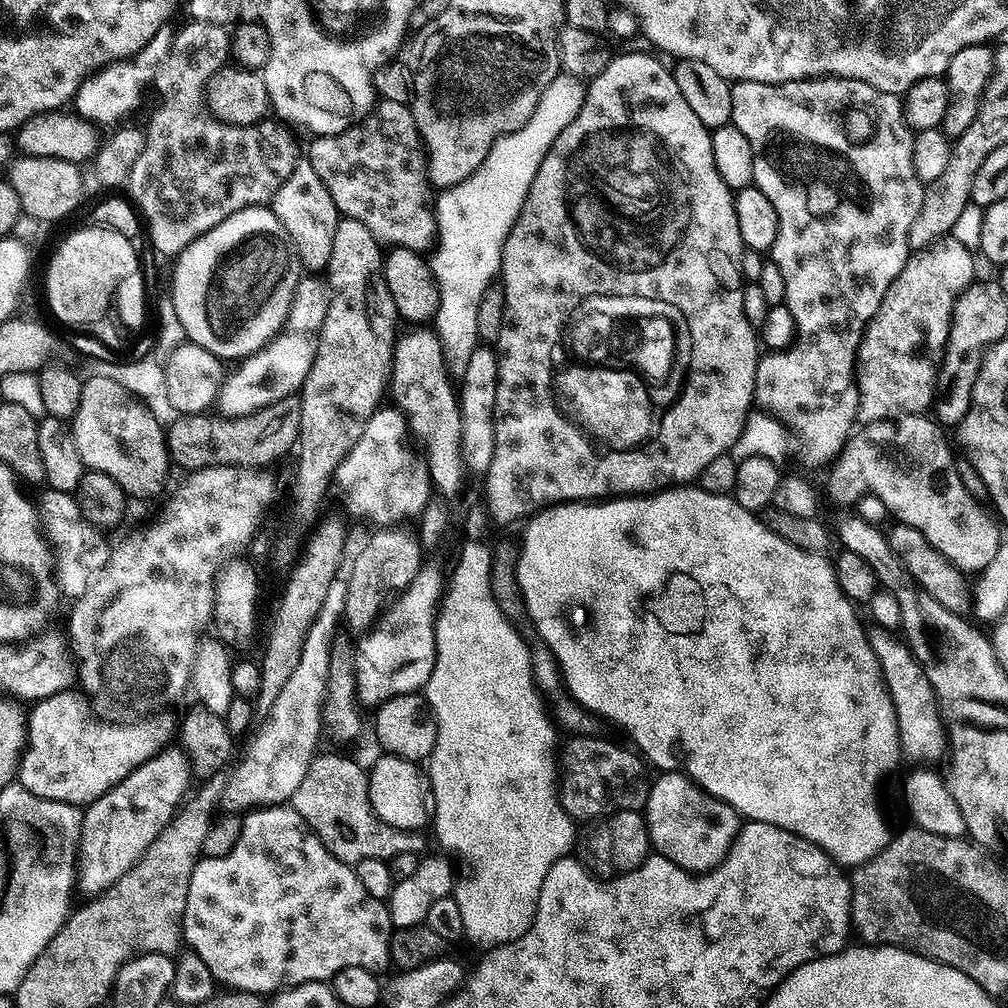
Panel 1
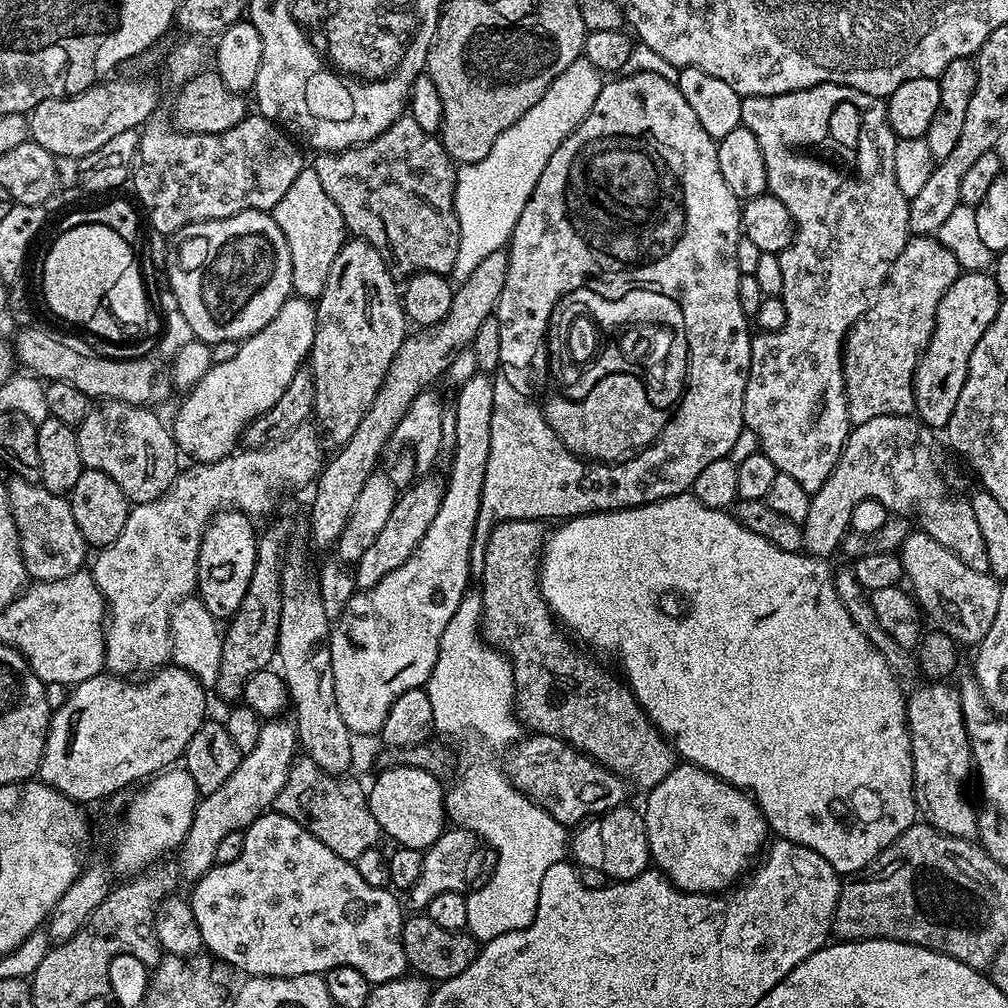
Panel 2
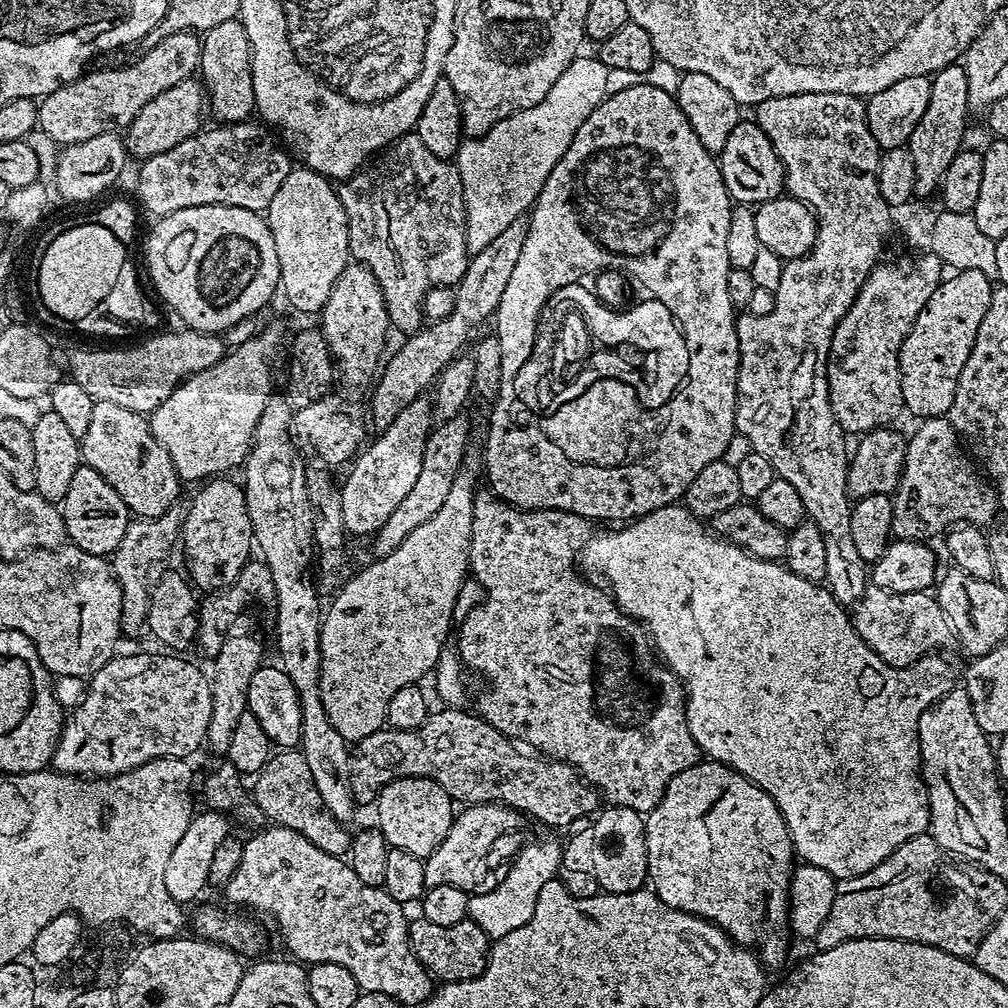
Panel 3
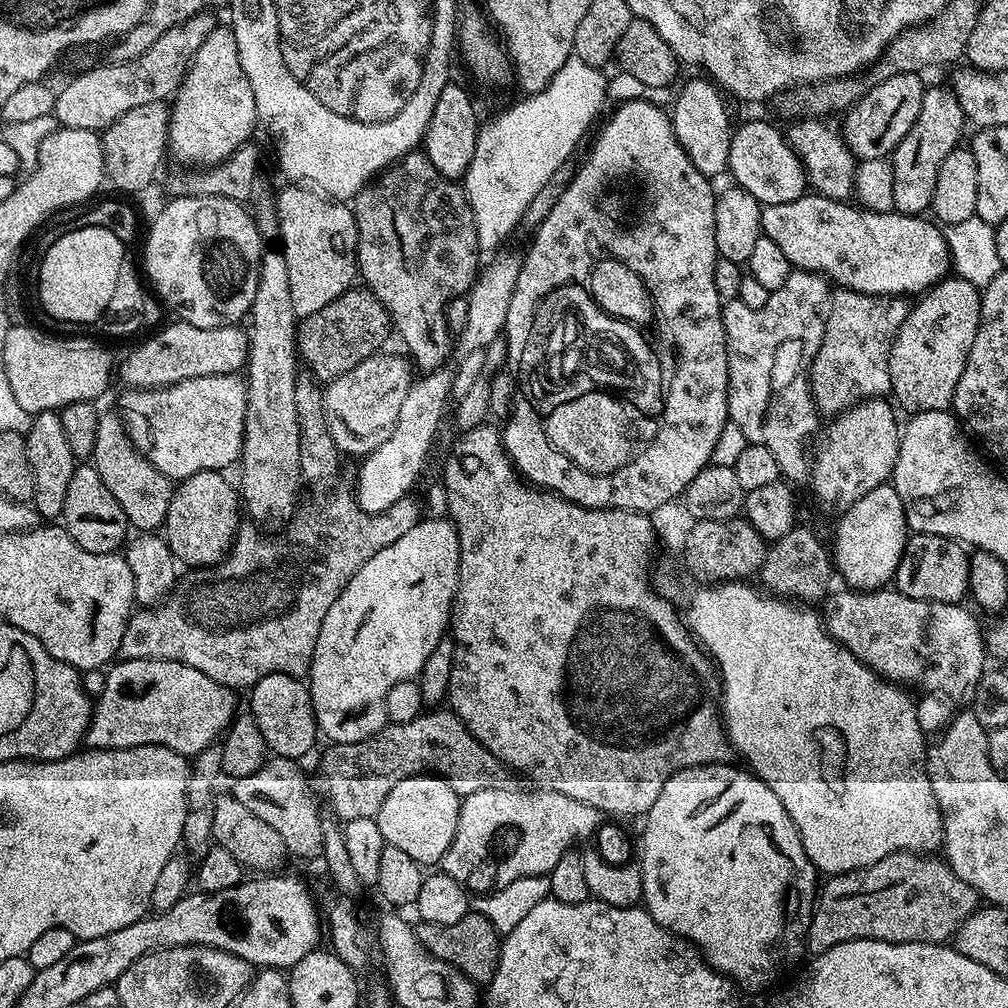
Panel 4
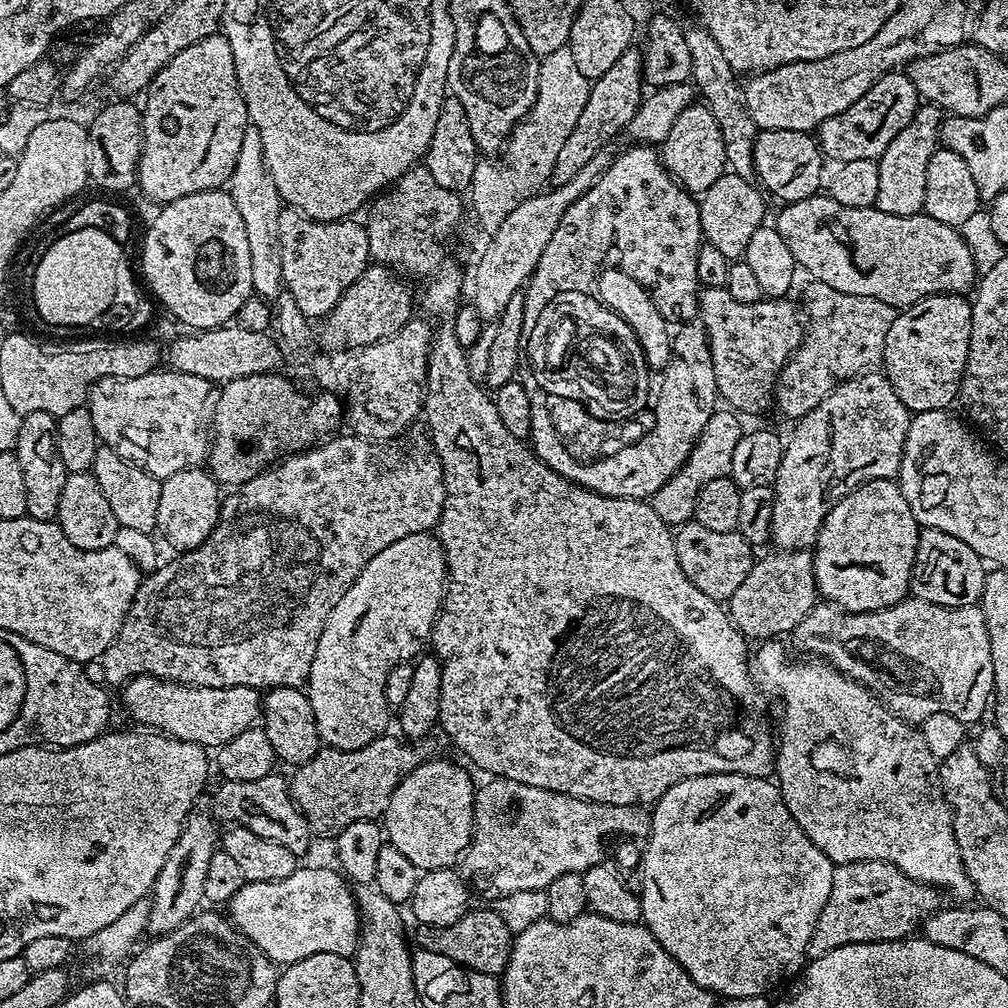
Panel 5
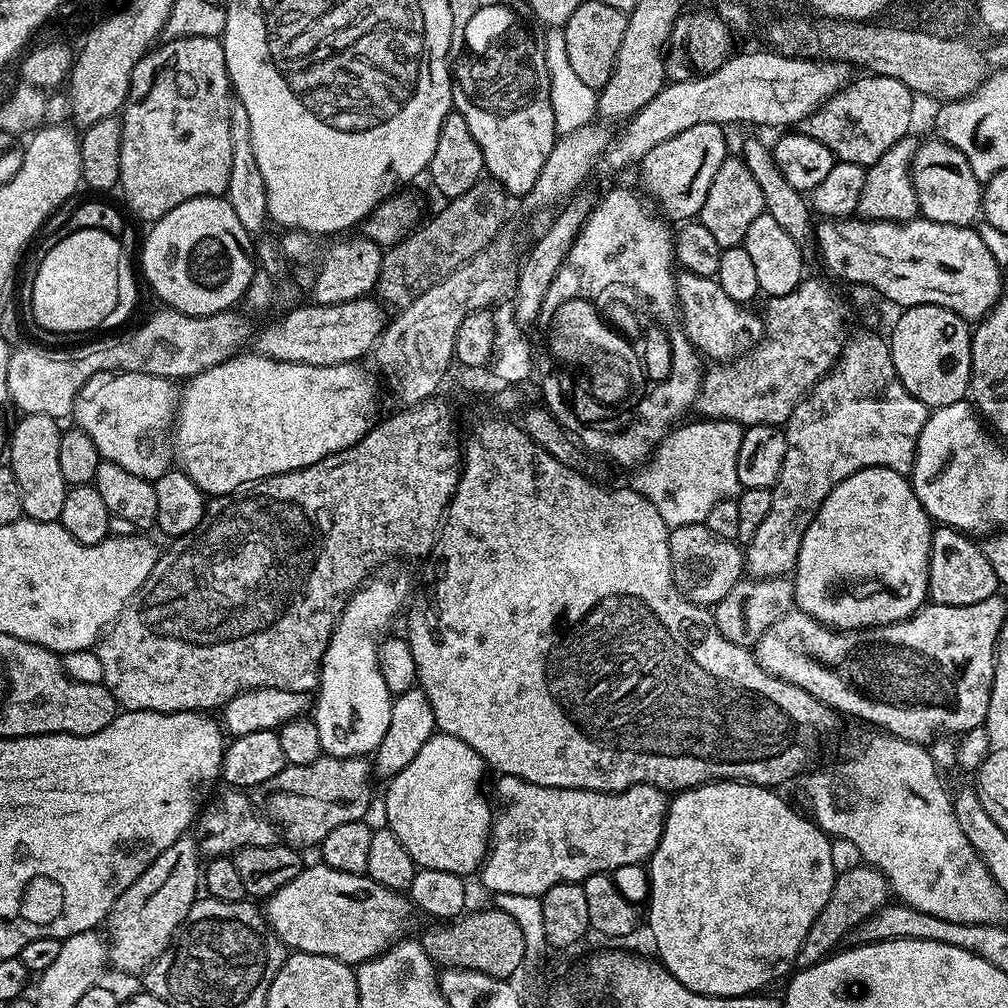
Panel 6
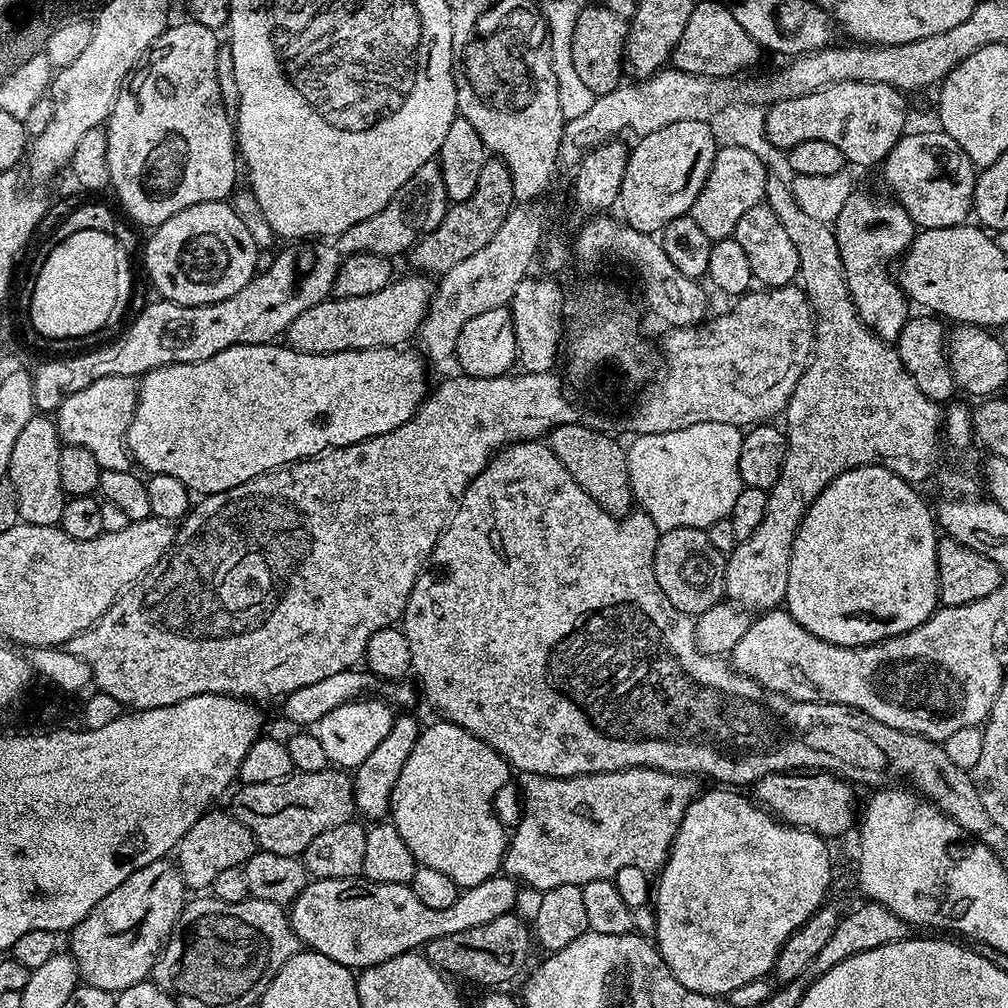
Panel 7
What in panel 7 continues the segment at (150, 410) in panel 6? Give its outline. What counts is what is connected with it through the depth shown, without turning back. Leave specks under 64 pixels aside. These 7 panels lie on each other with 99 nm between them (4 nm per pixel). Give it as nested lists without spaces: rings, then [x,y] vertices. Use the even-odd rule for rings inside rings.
[[[130,376],[98,378],[90,386],[72,392],[54,413],[61,441],[90,450],[106,470],[131,469],[134,461],[128,450],[128,427],[134,418],[137,395],[137,381]]]

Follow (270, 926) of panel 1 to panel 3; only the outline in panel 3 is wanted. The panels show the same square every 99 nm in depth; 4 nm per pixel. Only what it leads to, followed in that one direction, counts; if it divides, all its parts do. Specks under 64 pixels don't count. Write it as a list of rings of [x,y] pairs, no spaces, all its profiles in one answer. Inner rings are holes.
[[[265,826],[249,836],[252,837],[244,840],[242,863],[238,870],[234,870],[234,878],[230,878],[230,882],[222,888],[229,905],[257,908],[273,916],[285,946],[299,963],[311,966],[334,962],[346,966],[346,970],[354,974],[354,982],[358,982],[361,992],[381,992],[394,998],[400,1006],[418,1006],[433,995],[434,977],[426,971],[422,962],[418,962],[412,943],[408,941],[409,917],[404,917],[405,909],[397,900],[390,898],[388,892],[383,888],[366,886],[366,882],[354,874],[347,859],[318,850],[310,838],[294,830]]]

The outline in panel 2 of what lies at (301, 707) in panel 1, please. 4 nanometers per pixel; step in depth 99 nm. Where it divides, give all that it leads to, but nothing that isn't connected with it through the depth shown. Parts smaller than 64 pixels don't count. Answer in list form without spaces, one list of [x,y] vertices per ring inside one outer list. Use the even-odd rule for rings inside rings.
[[[284,719],[265,721],[260,727],[257,746],[241,757],[234,773],[218,790],[207,793],[197,803],[190,830],[178,849],[178,872],[183,881],[186,879],[192,884],[200,880],[215,865],[218,845],[223,838],[248,828],[275,803],[299,749],[296,727]]]

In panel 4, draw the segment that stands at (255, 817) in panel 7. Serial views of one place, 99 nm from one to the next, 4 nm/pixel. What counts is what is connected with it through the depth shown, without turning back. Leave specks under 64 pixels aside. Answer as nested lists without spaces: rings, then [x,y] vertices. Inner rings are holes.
[[[425,710],[418,718],[414,718],[405,724],[385,724],[382,730],[378,730],[370,738],[362,742],[350,742],[349,744],[332,744],[324,752],[324,757],[320,760],[320,772],[324,775],[324,792],[328,795],[328,804],[332,807],[331,815],[341,822],[347,822],[354,818],[374,818],[378,810],[382,810],[382,802],[386,802],[386,794],[411,776],[421,774],[431,774],[433,776],[443,776],[448,785],[461,796],[461,798],[475,794],[477,790],[490,790],[491,788],[501,787],[504,780],[510,776],[509,769],[505,768],[504,763],[450,710],[436,712],[440,710]]]

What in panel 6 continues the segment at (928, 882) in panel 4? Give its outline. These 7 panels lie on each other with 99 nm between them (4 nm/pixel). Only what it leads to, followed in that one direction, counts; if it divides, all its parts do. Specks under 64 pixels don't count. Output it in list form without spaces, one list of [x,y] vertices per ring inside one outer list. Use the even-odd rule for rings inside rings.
[[[863,866],[864,868],[848,868],[837,875],[834,882],[834,890],[830,890],[830,902],[822,906],[822,914],[814,918],[814,926],[810,926],[810,934],[802,942],[799,954],[796,956],[795,965],[801,968],[808,968],[816,965],[824,957],[831,955],[839,945],[844,935],[855,933],[860,923],[889,903],[890,889],[888,880],[877,868]]]

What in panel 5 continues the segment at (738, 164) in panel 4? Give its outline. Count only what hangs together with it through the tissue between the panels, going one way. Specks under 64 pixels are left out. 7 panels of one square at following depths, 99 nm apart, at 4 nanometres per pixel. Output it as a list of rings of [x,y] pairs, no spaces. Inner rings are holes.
[[[763,130],[757,135],[754,144],[754,164],[755,177],[763,189],[770,196],[777,196],[780,202],[793,204],[821,191],[820,183],[824,180],[826,157],[821,152],[815,135],[798,130]]]

